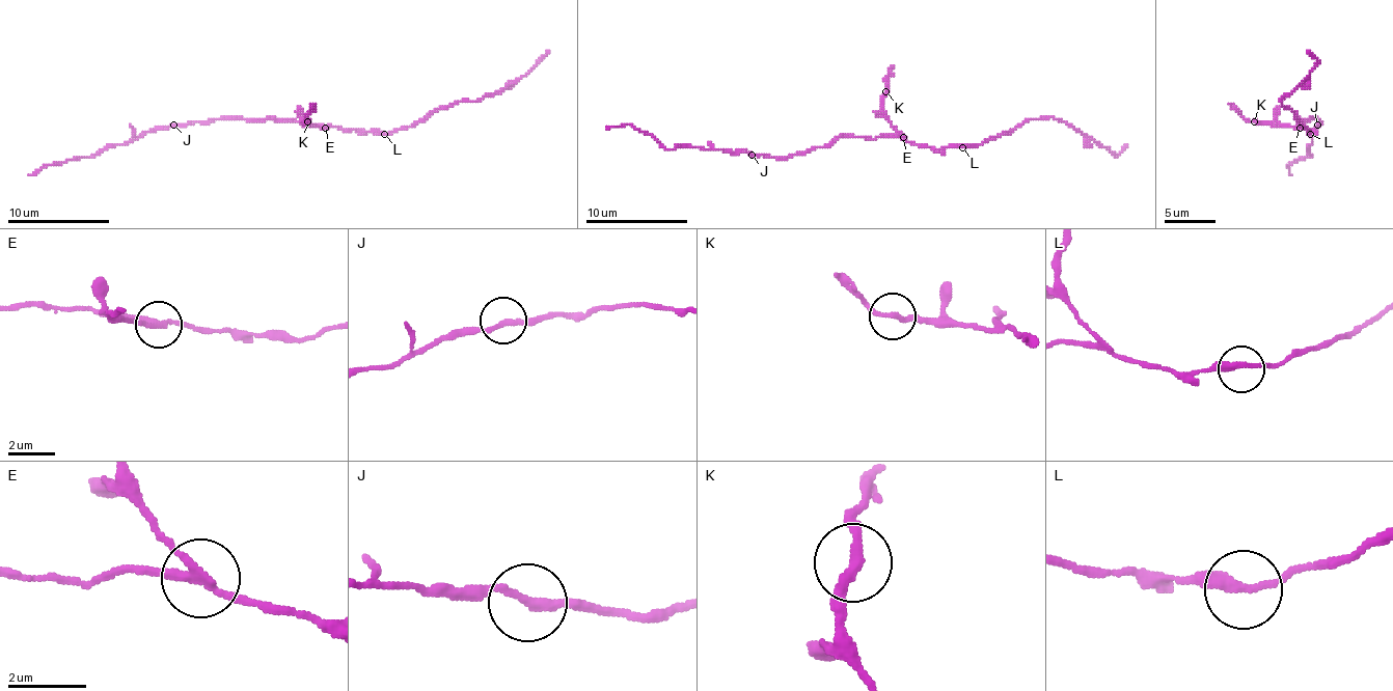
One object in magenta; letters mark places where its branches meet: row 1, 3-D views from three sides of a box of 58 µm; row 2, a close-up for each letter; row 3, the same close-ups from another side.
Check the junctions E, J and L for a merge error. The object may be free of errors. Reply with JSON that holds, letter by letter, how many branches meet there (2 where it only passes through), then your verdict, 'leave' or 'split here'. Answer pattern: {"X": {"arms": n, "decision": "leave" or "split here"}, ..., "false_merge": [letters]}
{"E": {"arms": 3, "decision": "split here"}, "J": {"arms": 2, "decision": "leave"}, "L": {"arms": 2, "decision": "leave"}, "false_merge": ["E"]}

